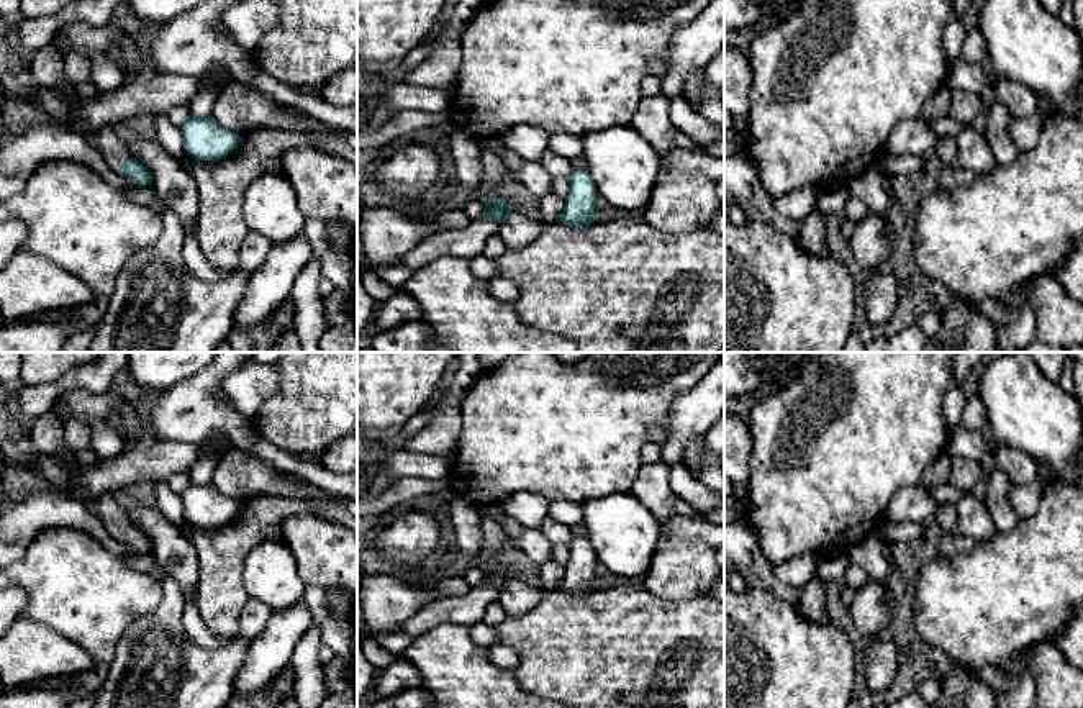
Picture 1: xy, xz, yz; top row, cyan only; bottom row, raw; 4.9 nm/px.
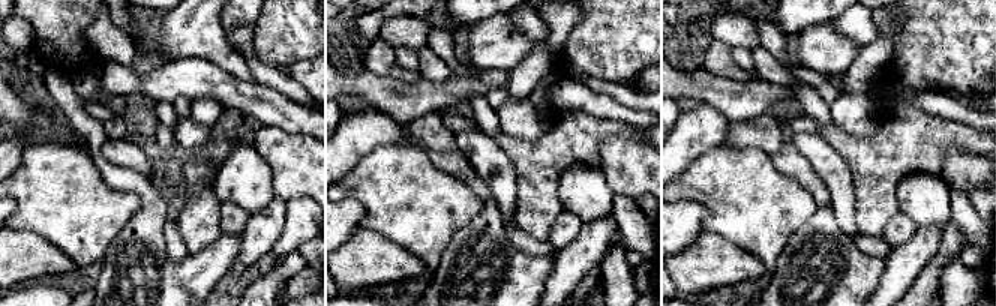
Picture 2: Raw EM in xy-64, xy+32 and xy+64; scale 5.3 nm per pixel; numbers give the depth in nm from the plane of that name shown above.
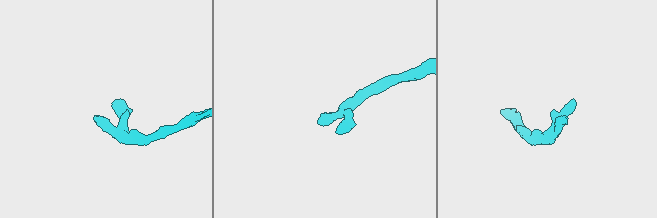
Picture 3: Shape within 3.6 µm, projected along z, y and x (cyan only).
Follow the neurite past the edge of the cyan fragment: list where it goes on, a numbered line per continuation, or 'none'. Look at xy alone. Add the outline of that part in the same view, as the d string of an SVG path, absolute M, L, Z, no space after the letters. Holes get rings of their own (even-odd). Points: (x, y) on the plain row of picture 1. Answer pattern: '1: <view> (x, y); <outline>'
1: xy (115, 520); M103 493L93 505L85 506L111 534L123 533L131 526L128 513L113 500L111 493Z

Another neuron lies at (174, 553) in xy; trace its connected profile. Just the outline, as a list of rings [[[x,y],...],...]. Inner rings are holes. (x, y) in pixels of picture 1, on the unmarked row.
[[[139,505],[126,513],[131,524],[151,538],[151,554],[159,567],[180,585],[185,601],[193,601],[198,585],[198,554],[190,539],[159,510]]]

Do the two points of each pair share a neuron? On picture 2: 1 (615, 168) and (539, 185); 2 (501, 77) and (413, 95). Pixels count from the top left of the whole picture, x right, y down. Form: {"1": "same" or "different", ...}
{"1": "different", "2": "same"}

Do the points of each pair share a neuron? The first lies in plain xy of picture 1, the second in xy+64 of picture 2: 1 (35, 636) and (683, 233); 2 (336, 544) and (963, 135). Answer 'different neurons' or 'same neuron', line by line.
1: different neurons
2: different neurons

